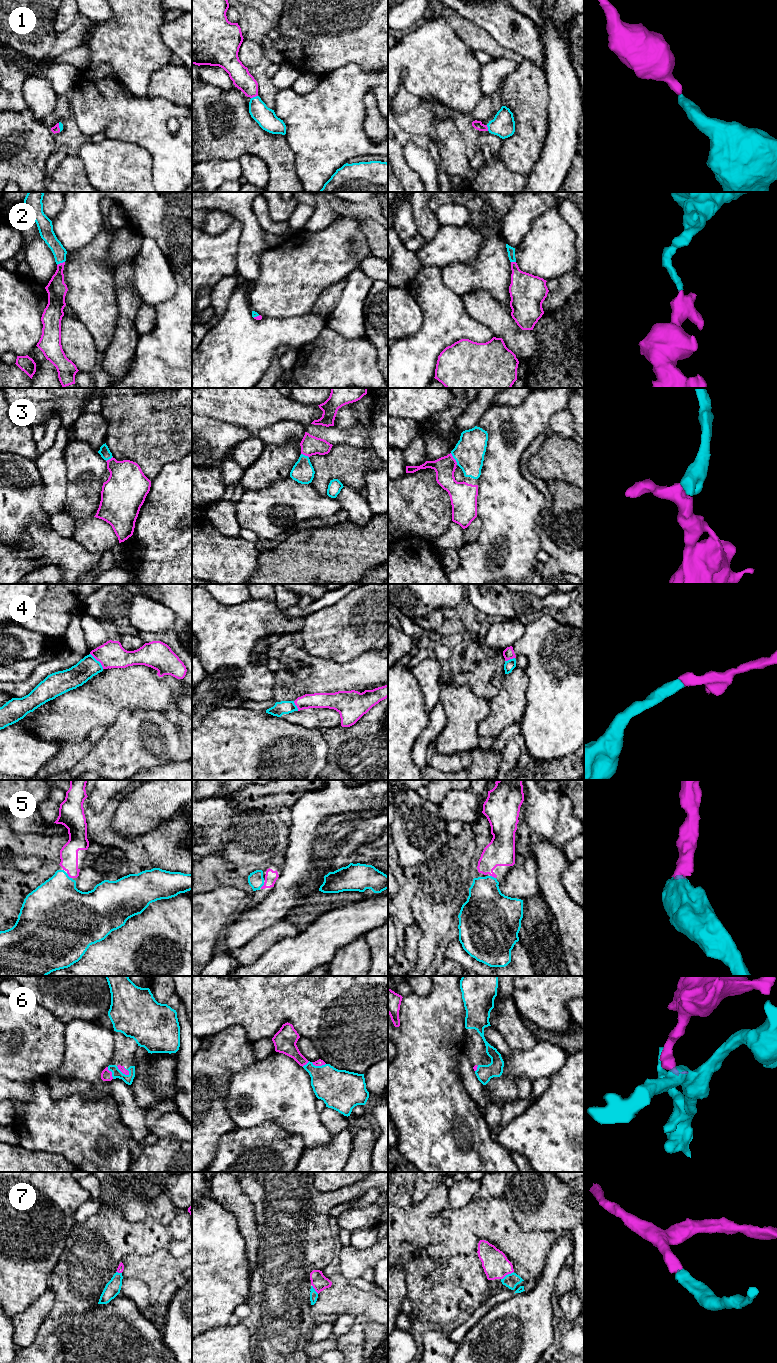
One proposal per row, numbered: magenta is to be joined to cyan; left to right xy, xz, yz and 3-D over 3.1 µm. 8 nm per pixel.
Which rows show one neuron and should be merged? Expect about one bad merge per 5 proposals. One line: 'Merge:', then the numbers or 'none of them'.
Merge: 1, 2, 3, 5, 6, 7

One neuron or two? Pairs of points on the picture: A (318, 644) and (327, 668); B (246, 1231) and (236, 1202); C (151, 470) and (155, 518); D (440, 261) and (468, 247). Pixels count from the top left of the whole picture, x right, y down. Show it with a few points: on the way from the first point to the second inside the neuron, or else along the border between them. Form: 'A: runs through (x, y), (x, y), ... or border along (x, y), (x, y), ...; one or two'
A: border along (302, 647), (311, 655), (346, 663); two
B: runs through (246, 1224), (243, 1209); one
C: border along (168, 462), (151, 481); two
D: runs through (447, 254), (454, 247), (461, 247); one

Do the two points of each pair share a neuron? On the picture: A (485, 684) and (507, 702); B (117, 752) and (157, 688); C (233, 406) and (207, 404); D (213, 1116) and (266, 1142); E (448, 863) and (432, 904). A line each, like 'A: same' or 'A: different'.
A: different
B: different
C: same
D: different
E: same

